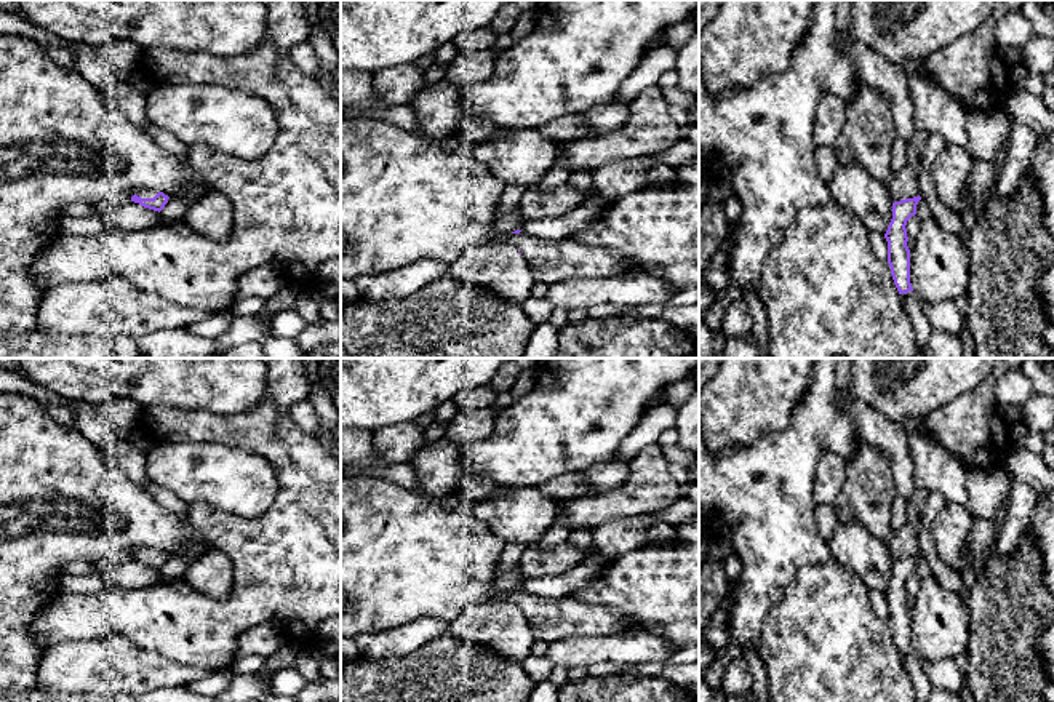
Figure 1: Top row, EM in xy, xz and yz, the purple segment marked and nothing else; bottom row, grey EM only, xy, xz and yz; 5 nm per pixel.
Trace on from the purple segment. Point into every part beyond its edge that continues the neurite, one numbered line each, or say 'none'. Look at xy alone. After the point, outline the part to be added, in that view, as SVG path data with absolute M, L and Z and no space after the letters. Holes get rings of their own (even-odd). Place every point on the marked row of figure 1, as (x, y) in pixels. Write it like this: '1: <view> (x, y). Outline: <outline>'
1: xy (144, 192). Outline: M139 187L139 189L131 190L131 192L133 192L133 195L136 193L141 198L154 198L158 193L158 190L154 187Z

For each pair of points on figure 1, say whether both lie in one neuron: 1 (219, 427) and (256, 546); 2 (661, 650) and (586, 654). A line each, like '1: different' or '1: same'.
1: same
2: same

